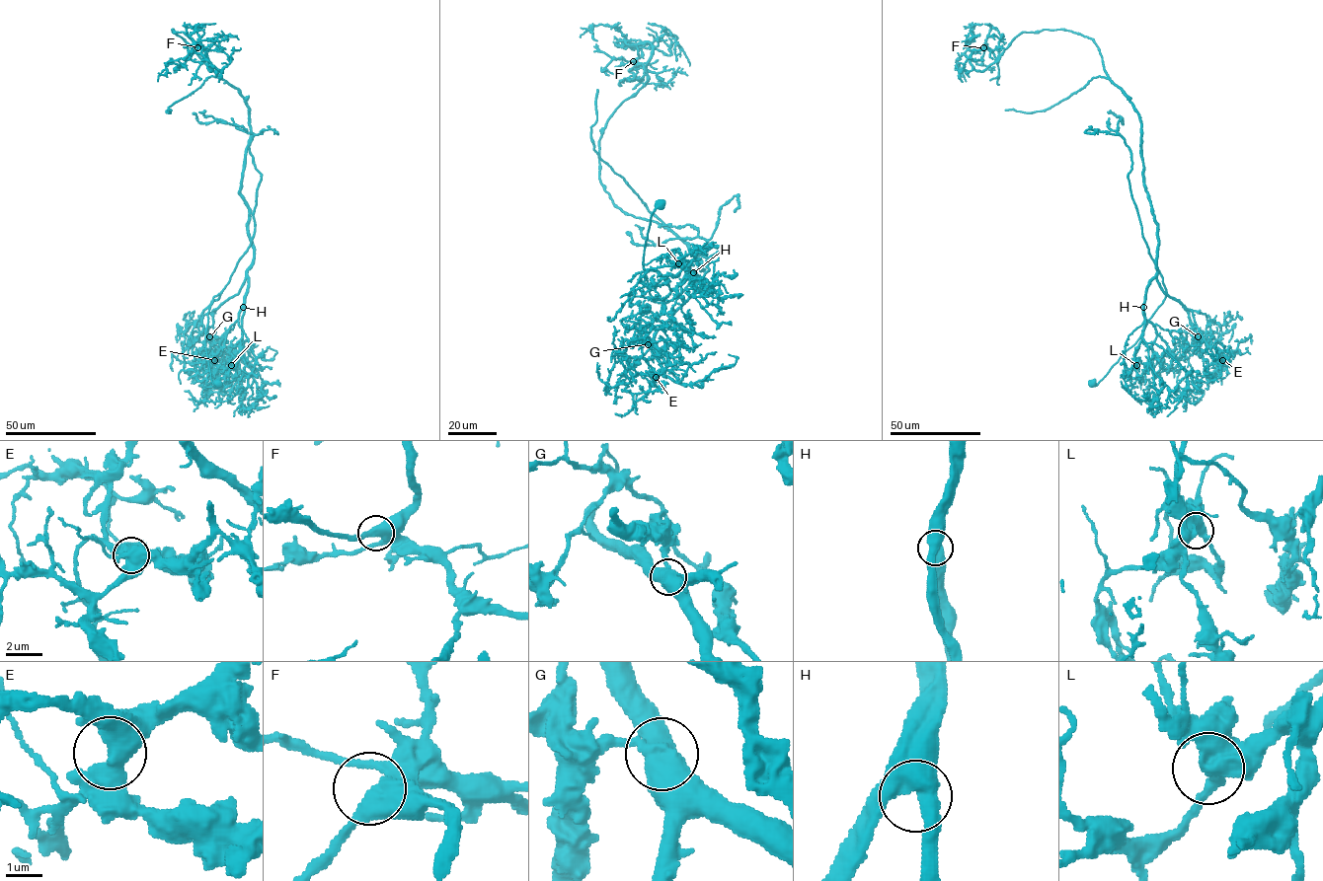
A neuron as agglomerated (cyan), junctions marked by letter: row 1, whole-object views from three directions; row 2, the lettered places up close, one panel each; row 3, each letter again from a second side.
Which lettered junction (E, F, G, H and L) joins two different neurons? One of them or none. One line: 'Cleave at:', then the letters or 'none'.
Cleave at: G

